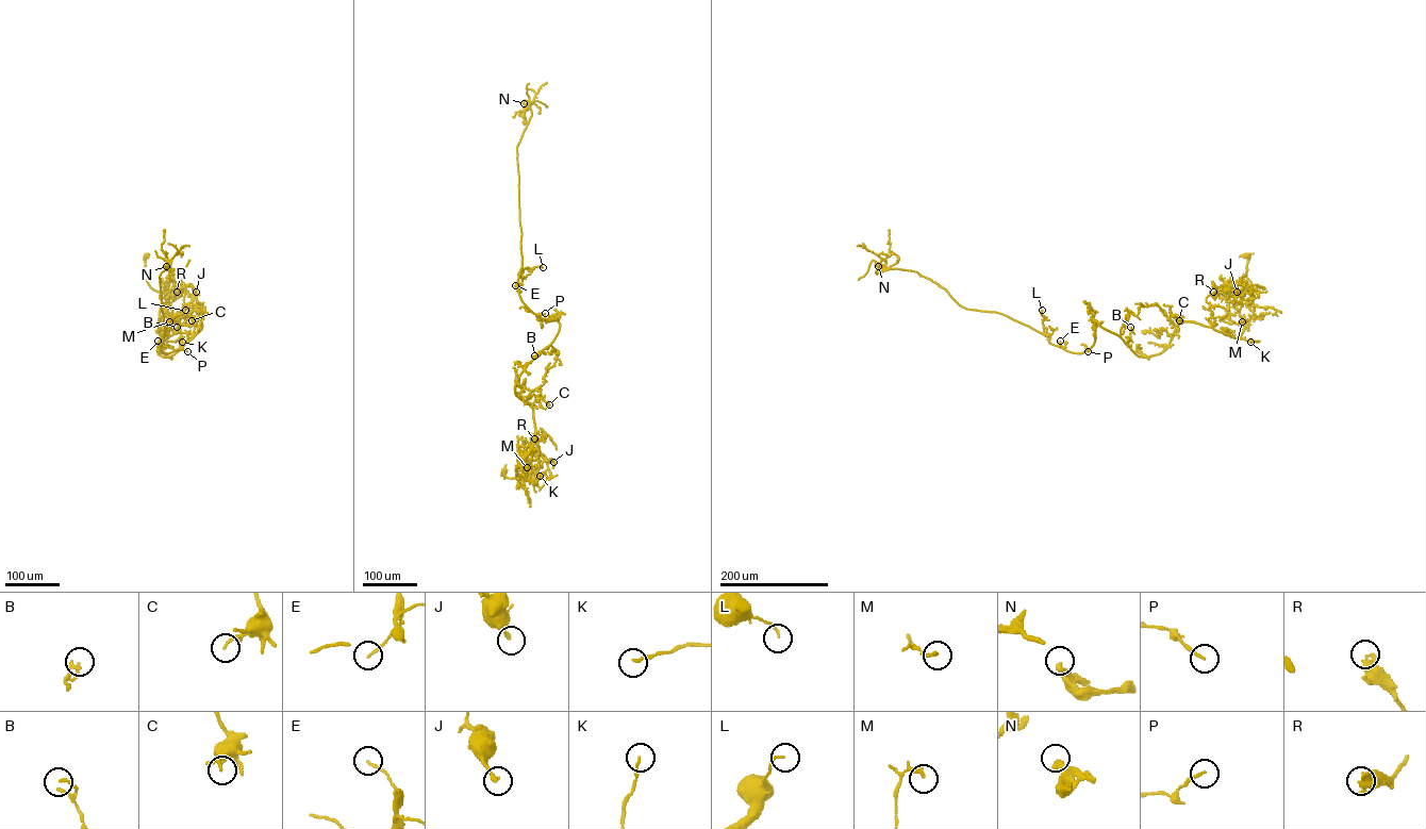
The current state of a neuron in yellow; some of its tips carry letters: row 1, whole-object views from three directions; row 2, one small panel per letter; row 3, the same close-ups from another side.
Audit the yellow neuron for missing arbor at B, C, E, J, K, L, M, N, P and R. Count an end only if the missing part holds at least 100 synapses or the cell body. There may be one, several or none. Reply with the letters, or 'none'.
none

